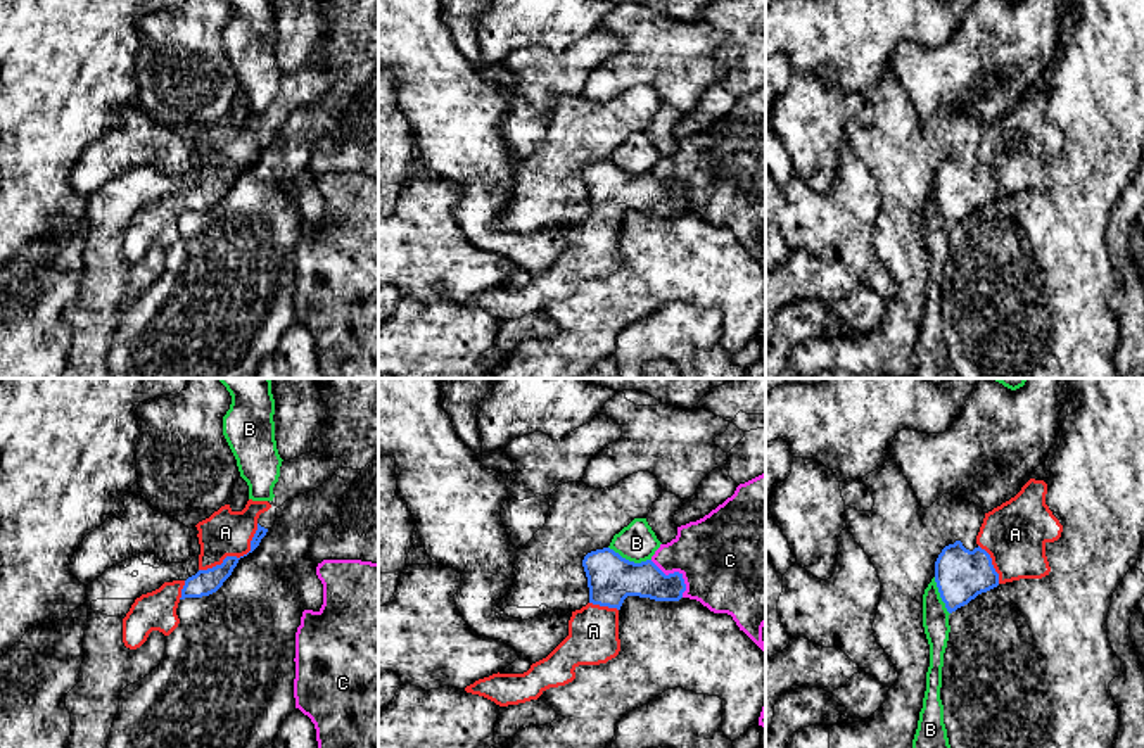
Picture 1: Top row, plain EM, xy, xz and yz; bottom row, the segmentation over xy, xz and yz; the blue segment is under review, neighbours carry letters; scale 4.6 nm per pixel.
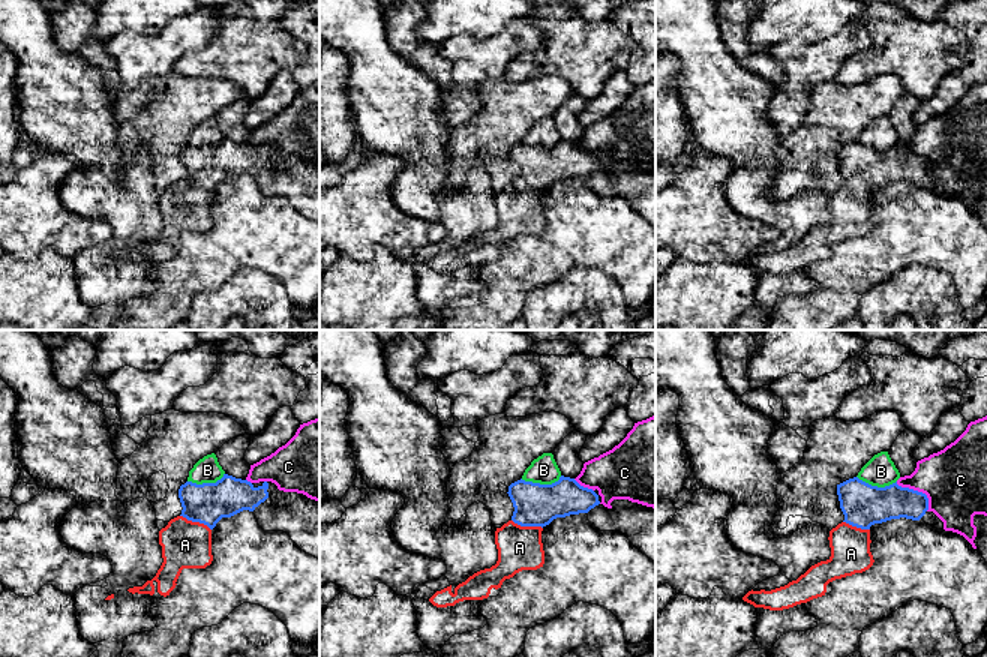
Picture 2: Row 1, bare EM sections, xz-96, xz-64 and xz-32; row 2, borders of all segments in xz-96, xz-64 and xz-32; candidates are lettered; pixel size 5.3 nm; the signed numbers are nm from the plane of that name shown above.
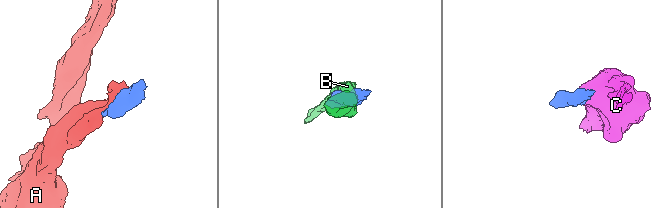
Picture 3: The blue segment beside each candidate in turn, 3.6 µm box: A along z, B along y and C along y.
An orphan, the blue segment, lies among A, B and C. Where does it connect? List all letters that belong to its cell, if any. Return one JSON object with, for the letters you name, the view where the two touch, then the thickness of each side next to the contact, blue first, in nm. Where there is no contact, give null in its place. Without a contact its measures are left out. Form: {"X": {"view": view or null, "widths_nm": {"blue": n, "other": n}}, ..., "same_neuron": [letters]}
{"A": {"view": "xy", "widths_nm": {"blue": 120, "other": 220}}, "same_neuron": ["A"]}

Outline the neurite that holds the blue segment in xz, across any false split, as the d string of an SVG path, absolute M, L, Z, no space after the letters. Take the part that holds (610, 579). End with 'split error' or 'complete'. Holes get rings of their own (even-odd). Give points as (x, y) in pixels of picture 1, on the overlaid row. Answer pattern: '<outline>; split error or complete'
M610 548L591 551L582 567L589 603L572 612L569 636L524 674L493 674L467 686L499 707L537 700L546 689L575 679L579 665L600 665L620 651L619 610L627 596L679 601L686 591L683 574L665 575L651 560L634 563Z; split error

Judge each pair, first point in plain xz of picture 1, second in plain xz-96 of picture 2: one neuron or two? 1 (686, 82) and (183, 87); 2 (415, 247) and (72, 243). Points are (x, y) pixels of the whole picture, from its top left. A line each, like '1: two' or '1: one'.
1: two
2: one

